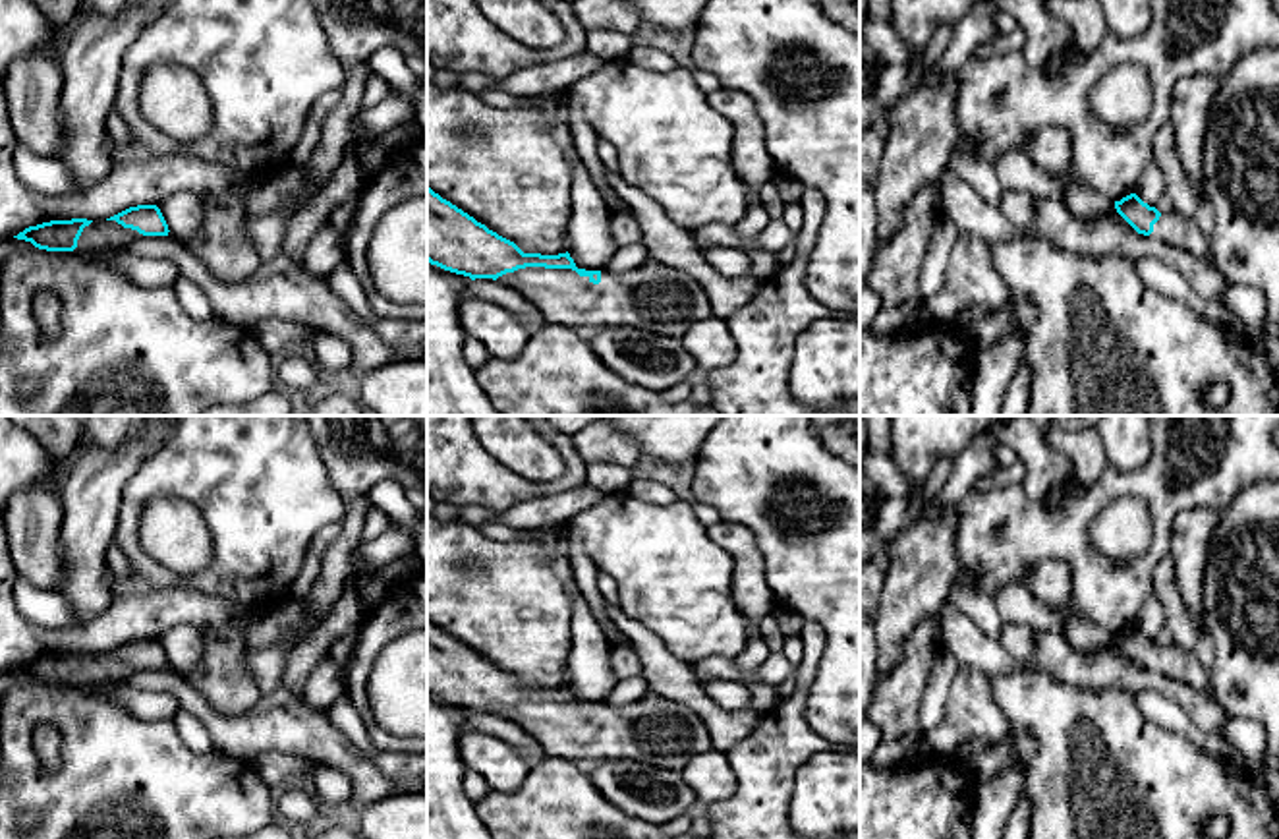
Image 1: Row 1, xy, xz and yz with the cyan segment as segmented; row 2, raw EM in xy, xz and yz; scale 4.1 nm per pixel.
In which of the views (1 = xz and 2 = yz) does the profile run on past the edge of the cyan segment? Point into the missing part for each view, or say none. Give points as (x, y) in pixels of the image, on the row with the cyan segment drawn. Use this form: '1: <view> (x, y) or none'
1: xz (653, 296)
2: yz (1173, 229)

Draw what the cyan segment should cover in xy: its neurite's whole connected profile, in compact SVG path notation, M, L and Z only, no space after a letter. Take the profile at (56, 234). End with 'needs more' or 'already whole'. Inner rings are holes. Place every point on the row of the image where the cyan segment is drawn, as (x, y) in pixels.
M156 205L129 207L106 220L50 220L29 226L17 240L46 251L112 249L129 251L145 236L168 236L168 224Z; needs more

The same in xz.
M427 188L427 261L444 271L475 278L493 278L522 292L547 319L576 327L636 327L670 338L713 317L701 286L680 269L647 259L628 273L578 269L570 253L524 253L514 242L489 230L473 217Z; needs more

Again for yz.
M1136 193L1115 201L1117 213L1138 232L1171 247L1182 247L1196 257L1209 257L1209 240L1194 218L1179 213L1159 213Z; needs more

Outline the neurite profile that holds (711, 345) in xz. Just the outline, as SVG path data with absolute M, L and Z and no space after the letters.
M717 317L692 325L682 342L694 356L699 375L728 365L736 354L728 323Z

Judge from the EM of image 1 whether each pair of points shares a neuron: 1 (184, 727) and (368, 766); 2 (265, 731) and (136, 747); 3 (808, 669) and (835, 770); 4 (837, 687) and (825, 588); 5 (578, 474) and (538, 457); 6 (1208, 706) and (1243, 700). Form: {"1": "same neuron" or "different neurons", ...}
{"1": "different neurons", "2": "different neurons", "3": "different neurons", "4": "same neuron", "5": "different neurons", "6": "different neurons"}

